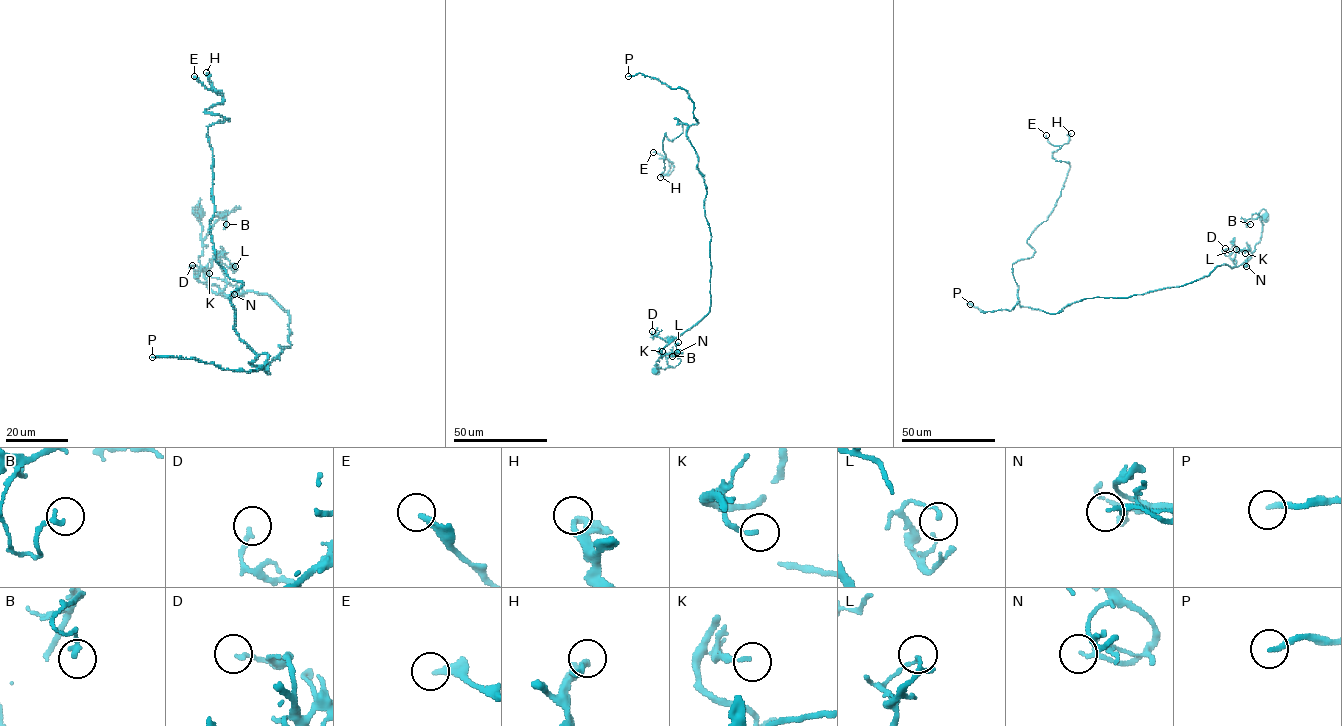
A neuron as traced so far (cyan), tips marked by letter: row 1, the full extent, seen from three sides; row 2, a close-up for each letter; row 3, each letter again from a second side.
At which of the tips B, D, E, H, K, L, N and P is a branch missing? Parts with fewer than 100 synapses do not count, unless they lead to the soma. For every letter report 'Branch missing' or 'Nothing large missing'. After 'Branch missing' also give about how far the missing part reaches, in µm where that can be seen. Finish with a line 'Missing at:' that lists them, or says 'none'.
B: Nothing large missing
D: Nothing large missing
E: Nothing large missing
H: Nothing large missing
K: Nothing large missing
L: Nothing large missing
N: Nothing large missing
P: Branch missing. Missing length about 80 µm
Missing at: P

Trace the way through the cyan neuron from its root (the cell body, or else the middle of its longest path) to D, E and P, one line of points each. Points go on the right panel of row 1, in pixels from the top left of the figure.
D: (1265, 216), (1262, 209), (1259, 215), (1261, 239), (1249, 258), (1236, 266), (1230, 250), (1225, 248)
E: (1265, 216), (1239, 265), (1057, 313), (1022, 307), (1012, 264), (1034, 255), (1027, 238), (1070, 167), (1046, 135)
P: (1265, 216), (1262, 209), (1249, 258), (1183, 285), (1083, 298), (1050, 314), (1018, 302), (984, 312), (970, 304)

